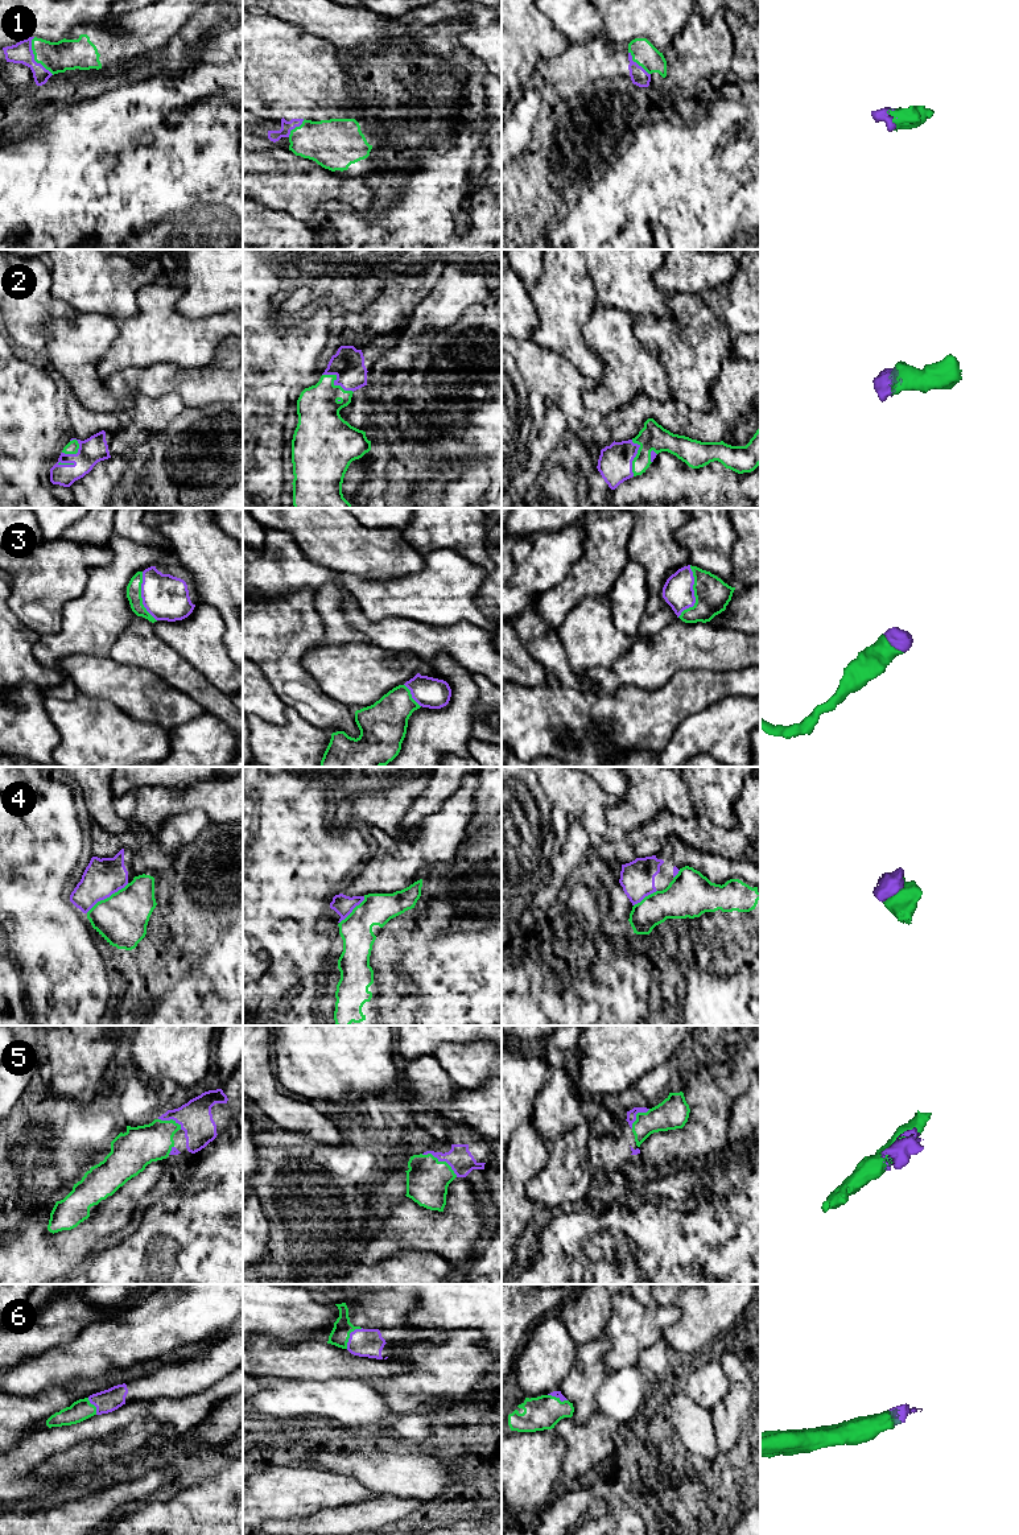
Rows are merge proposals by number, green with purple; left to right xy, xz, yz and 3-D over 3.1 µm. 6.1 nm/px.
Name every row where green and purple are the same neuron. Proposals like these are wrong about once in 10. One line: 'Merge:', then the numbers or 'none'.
Merge: 1, 2, 3, 5, 6

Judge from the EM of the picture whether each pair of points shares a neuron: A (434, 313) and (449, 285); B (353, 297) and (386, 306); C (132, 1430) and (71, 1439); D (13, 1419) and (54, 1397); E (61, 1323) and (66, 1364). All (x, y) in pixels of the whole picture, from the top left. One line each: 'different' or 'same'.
A: same
B: different
C: same
D: same
E: different

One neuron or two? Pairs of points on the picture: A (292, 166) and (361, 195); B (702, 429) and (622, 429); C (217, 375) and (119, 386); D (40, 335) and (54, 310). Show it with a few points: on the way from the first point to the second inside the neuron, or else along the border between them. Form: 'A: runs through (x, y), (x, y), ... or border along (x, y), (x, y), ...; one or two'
A: runs through (309, 184), (321, 184), (343, 190); one
B: runs through (683, 421), (661, 412), (642, 413); one
C: runs through (193, 382), (143, 383); one
D: runs through (40, 329), (40, 322), (48, 314); one

